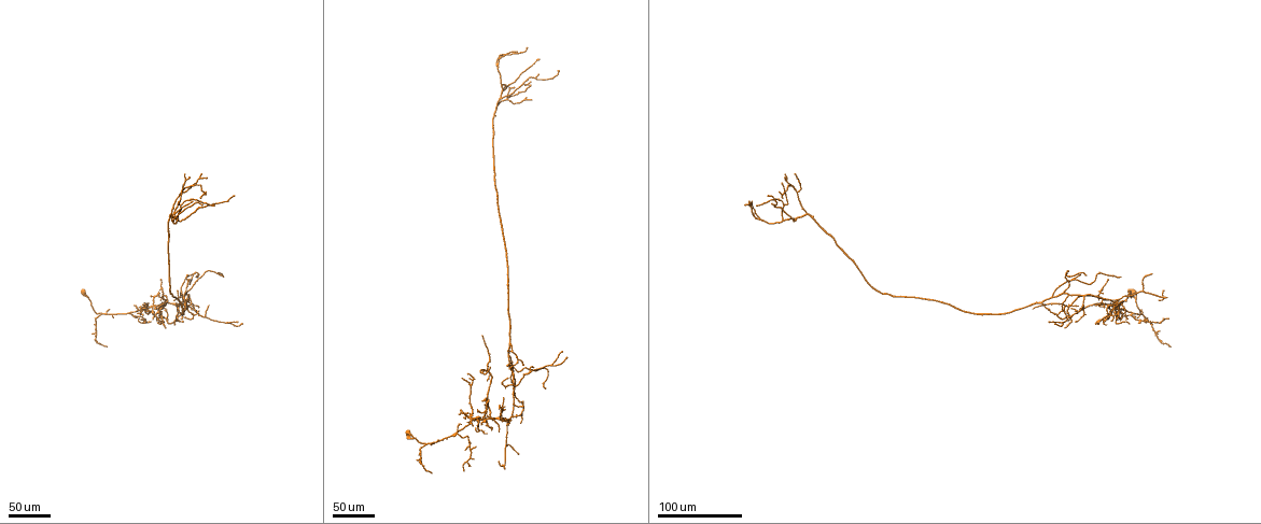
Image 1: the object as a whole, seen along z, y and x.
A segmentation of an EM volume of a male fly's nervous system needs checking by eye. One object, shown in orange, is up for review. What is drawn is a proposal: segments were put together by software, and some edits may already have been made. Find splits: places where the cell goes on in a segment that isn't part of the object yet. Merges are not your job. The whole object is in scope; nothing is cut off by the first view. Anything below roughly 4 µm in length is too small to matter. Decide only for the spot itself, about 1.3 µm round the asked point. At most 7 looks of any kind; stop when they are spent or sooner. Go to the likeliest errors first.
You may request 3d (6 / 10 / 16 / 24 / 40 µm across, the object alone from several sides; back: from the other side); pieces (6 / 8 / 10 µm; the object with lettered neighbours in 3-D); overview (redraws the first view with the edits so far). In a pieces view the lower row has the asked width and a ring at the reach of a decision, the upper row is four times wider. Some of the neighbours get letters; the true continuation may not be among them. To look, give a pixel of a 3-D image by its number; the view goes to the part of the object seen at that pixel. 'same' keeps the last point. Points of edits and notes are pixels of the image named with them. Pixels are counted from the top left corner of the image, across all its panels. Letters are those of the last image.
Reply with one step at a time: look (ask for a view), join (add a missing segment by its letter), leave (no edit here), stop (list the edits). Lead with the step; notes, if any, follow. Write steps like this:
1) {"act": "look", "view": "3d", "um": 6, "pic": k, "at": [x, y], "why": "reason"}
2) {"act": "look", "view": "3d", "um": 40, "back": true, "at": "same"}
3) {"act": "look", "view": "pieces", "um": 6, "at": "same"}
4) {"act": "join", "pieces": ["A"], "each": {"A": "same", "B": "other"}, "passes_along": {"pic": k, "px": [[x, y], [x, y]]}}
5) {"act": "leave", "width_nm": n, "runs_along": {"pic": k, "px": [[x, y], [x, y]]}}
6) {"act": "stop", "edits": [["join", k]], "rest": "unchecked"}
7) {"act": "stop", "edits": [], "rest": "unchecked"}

{"act": "look", "view": "3d", "um": 40, "pic": 1, "at": [469, 373], "why": "end of a long branch"}

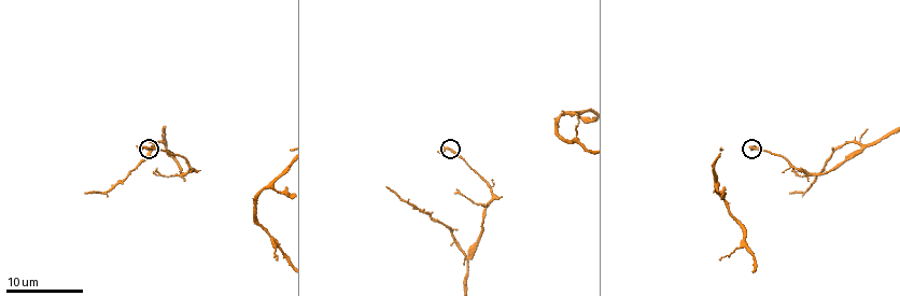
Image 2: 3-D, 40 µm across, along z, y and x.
{"act": "look", "view": "3d", "um": 6, "pic": 2, "at": [138, 146]}

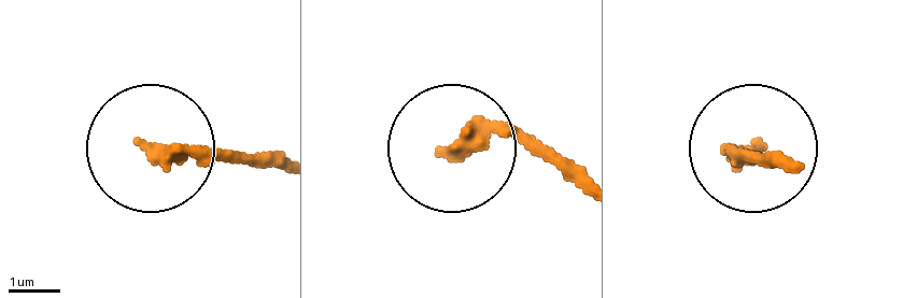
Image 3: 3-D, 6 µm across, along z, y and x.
{"act": "look", "view": "pieces", "um": 8, "pic": 3, "at": [144, 144], "why": "what lies round it"}

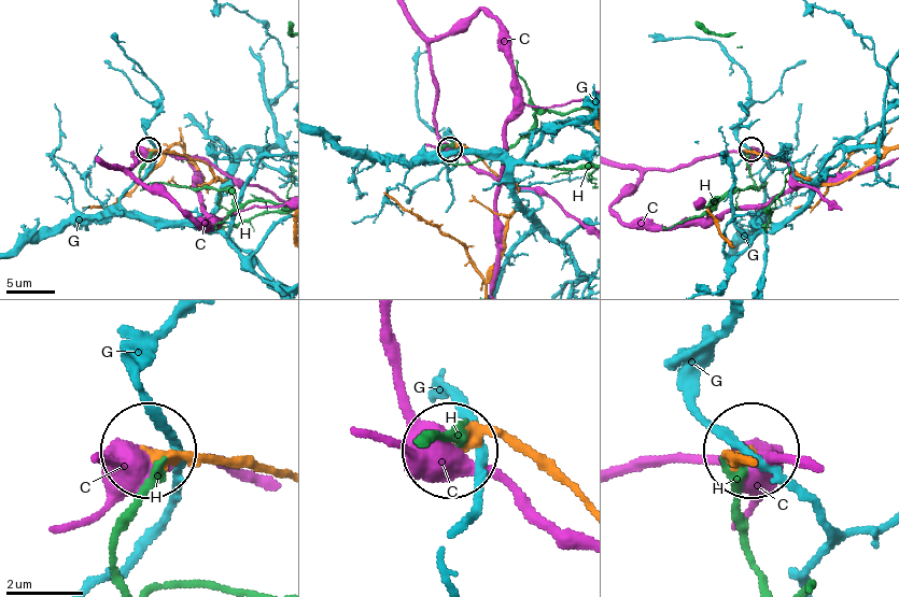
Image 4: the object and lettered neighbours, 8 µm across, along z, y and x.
{"act": "leave", "each": {"C": "other", "G": "other", "H": "other"}, "runs_along": {"pic": 4, "px": [[274, 474], [151, 452]]}, "found": "no lettered segment goes on from it"}

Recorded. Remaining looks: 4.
{"act": "look", "view": "3d", "um": 24, "pic": 1, "at": [185, 182], "why": "an open end"}

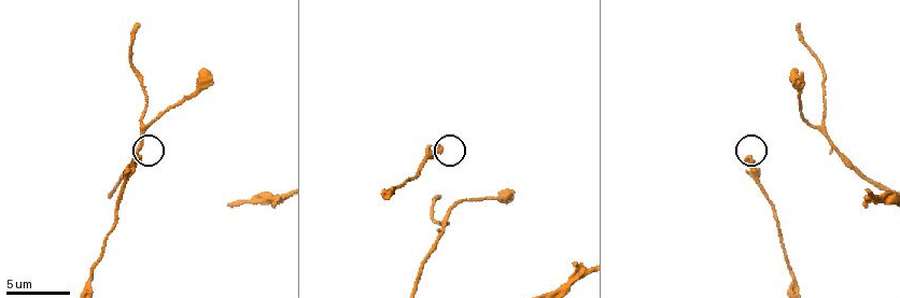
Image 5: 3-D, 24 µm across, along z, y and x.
{"act": "look", "view": "pieces", "um": 6, "pic": 5, "at": [440, 148]}

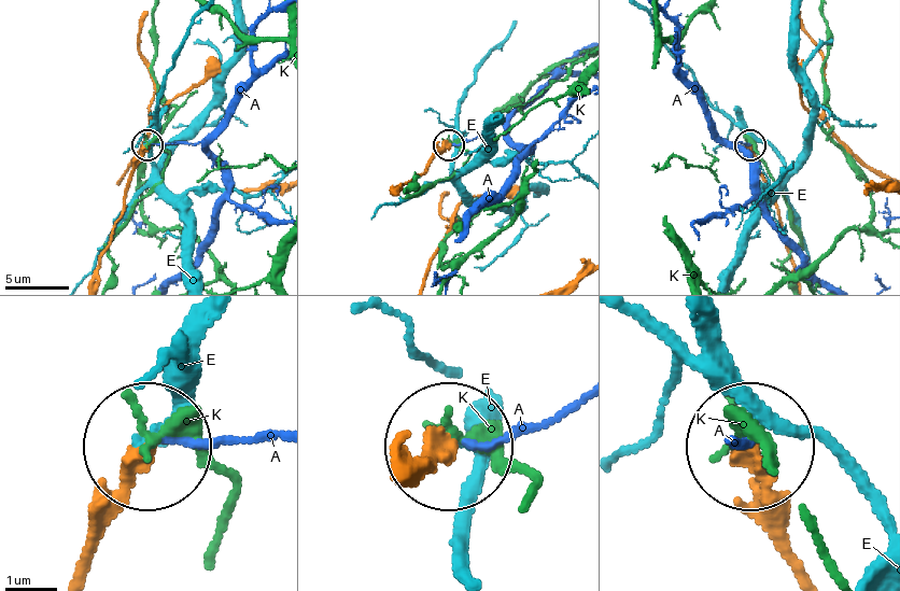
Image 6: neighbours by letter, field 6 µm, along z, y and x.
{"act": "leave", "each": {"A": "other", "E": "other", "K": "other"}, "runs_along": {"pic": 6, "px": [[811, 578], [781, 488], [751, 453]]}, "found": "none of them fits"}

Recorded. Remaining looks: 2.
{"act": "look", "view": "3d", "um": 6, "pic": 5, "at": [439, 196]}

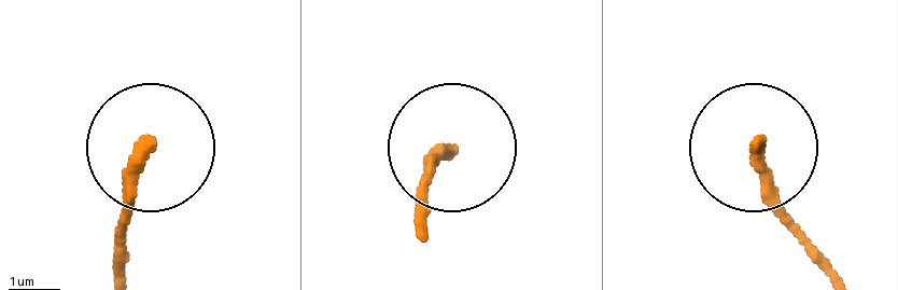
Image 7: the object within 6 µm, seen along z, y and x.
{"act": "look", "view": "pieces", "um": 6, "pic": 7, "at": [758, 145]}

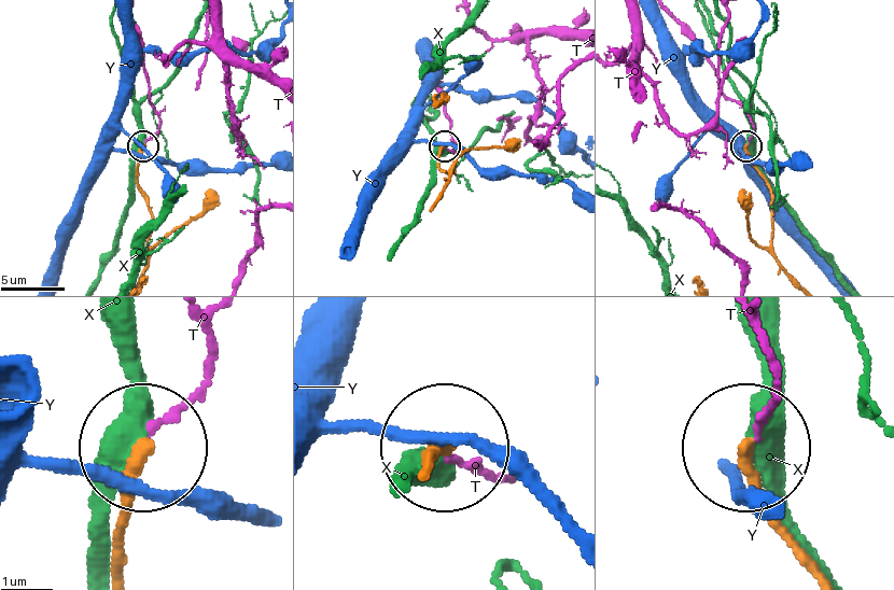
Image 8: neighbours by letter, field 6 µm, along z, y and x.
{"act": "leave", "each": {"T": "other", "X": "other", "Y": "other"}, "runs_along": {"pic": 8, "px": [[117, 566], [117, 502], [139, 454]]}, "found": "no lettered segment goes on from it"}

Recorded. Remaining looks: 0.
{"act": "stop", "edits": [], "rest": "unchecked"}

